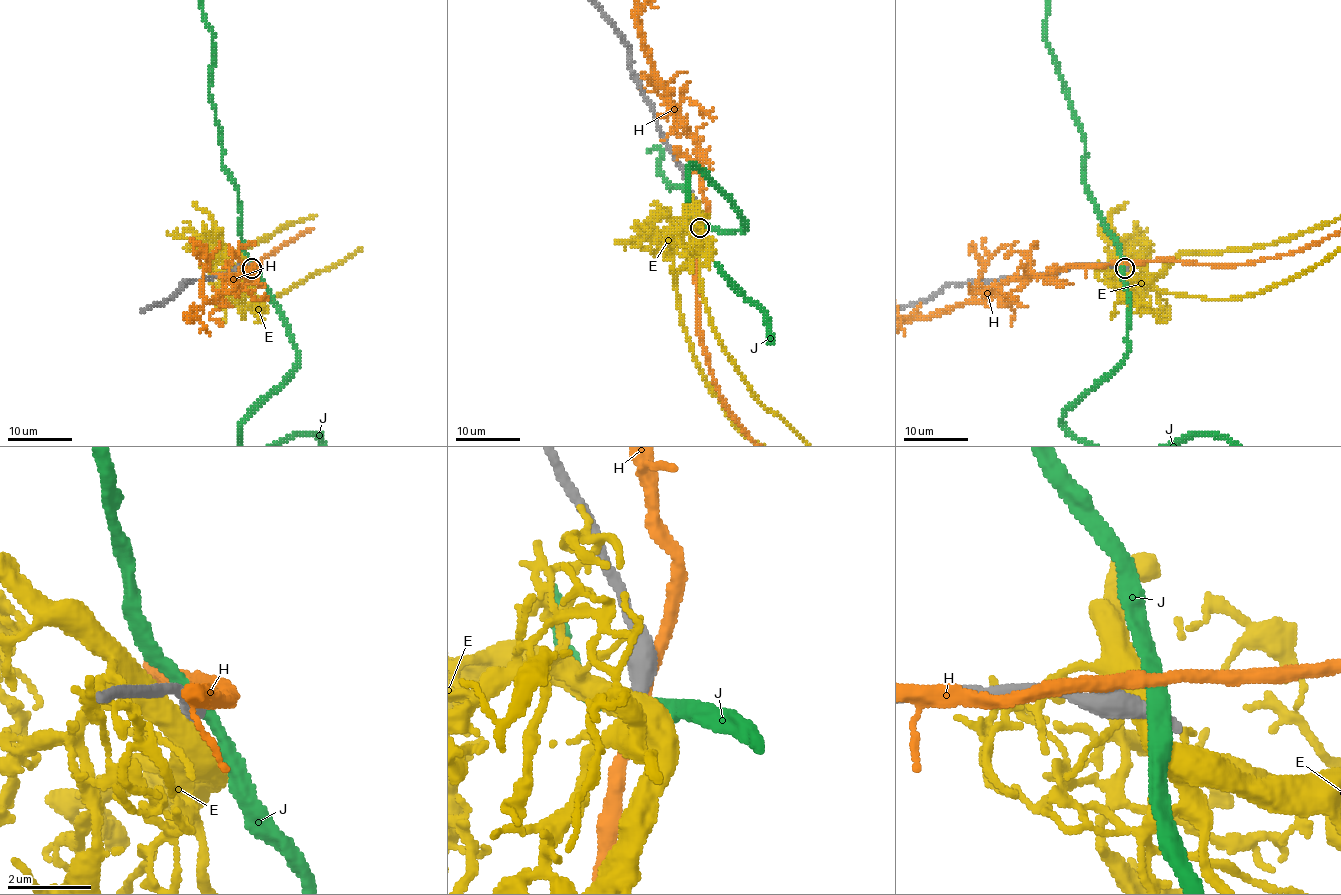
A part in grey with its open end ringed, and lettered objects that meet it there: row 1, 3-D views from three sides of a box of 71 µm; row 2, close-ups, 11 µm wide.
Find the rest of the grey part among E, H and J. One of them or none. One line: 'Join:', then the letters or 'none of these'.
Join: none of these

